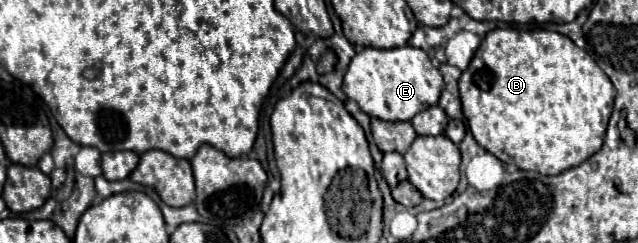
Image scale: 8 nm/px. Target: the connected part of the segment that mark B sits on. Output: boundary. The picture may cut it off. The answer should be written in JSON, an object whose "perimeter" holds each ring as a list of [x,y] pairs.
{"perimeter":[[[516,27],[496,28],[490,31],[476,55],[472,57],[468,69],[462,73],[460,77],[460,99],[462,99],[462,113],[468,119],[468,127],[474,135],[474,139],[492,155],[496,155],[502,163],[514,163],[524,171],[536,171],[542,175],[558,175],[570,167],[580,165],[582,161],[586,161],[588,157],[592,157],[600,147],[602,147],[602,139],[604,139],[604,131],[608,127],[608,119],[612,113],[612,105],[614,105],[614,95],[616,89],[612,85],[612,81],[608,79],[608,75],[596,65],[596,61],[580,47],[576,47],[566,35],[560,35],[556,31],[546,31],[546,29],[516,29]]]}

